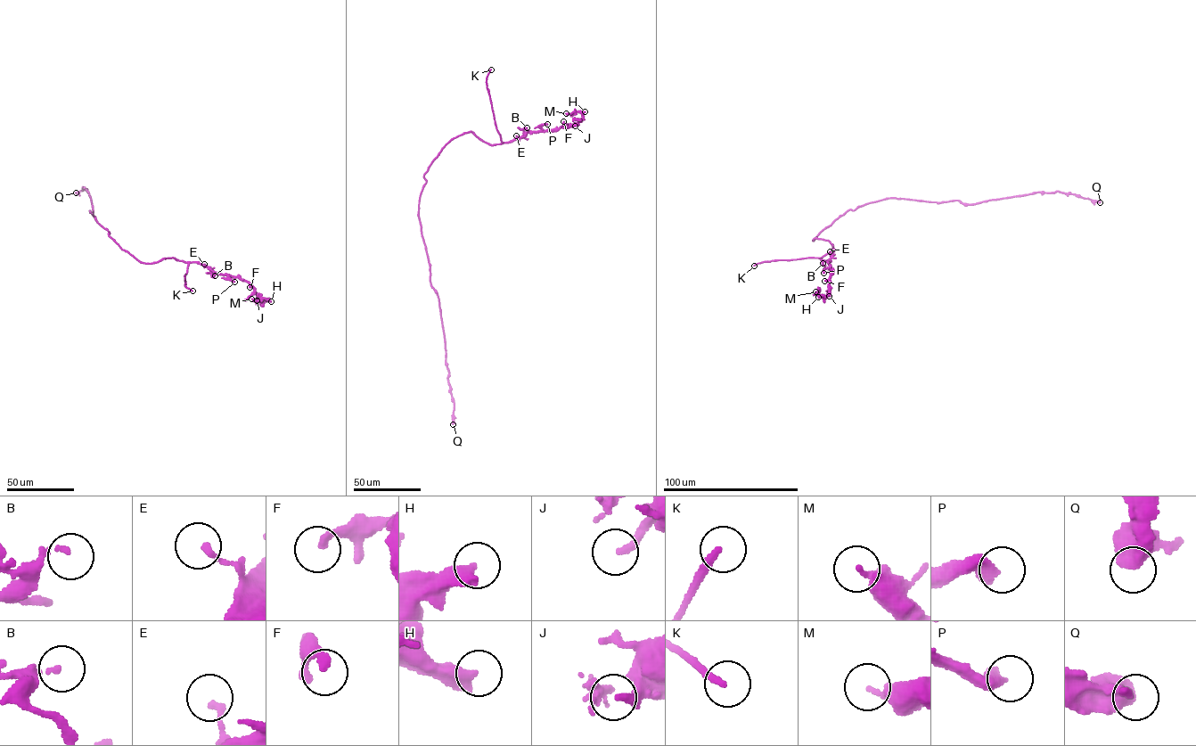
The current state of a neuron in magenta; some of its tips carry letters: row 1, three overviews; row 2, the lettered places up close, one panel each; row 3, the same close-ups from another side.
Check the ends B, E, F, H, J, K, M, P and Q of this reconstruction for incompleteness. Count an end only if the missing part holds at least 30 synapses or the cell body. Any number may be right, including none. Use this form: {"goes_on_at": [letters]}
{"goes_on_at": ["H", "K"]}

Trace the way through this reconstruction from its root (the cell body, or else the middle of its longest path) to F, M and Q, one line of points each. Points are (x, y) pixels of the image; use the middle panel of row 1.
F: (421, 191), (428, 167), (454, 138), (471, 132), (491, 144), (509, 143), (528, 132), (558, 128), (563, 121)
M: (421, 191), (428, 167), (454, 138), (471, 132), (491, 144), (509, 143), (582, 117), (566, 113)
Q: (421, 191), (419, 218), (430, 266), (430, 285), (437, 294), (440, 308), (448, 381), (454, 402), (453, 424)

